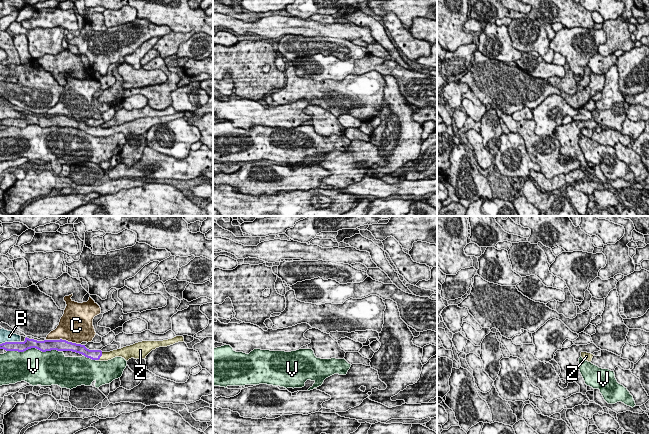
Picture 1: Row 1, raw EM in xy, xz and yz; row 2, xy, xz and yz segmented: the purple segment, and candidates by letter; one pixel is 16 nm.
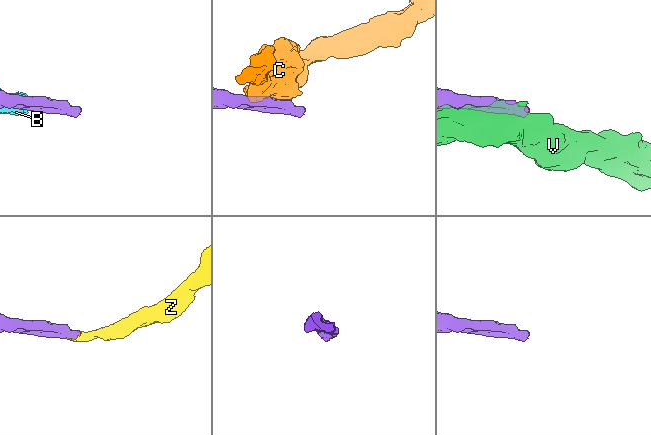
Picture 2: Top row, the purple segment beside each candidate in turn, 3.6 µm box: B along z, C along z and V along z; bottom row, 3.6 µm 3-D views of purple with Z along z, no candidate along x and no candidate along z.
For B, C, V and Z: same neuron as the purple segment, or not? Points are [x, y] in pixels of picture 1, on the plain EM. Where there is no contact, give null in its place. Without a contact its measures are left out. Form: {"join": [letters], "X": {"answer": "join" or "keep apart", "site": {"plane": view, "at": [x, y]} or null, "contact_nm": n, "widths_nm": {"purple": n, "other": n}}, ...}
{"join": ["Z"], "B": {"answer": "keep apart", "site": {"plane": "xy", "at": [10, 118]}, "contact_nm": 340, "widths_nm": {"purple": 160, "other": 190}}, "C": {"answer": "keep apart", "site": {"plane": "xy", "at": [63, 116]}, "contact_nm": 550, "widths_nm": {"purple": 190, "other": 460}}, "V": {"answer": "keep apart", "site": {"plane": "xy", "at": [32, 123]}, "contact_nm": 850, "widths_nm": {"purple": 190, "other": 440}}, "Z": {"answer": "join", "site": {"plane": "xy", "at": [101, 131]}, "contact_nm": 160, "widths_nm": {"purple": 160, "other": 140}}}

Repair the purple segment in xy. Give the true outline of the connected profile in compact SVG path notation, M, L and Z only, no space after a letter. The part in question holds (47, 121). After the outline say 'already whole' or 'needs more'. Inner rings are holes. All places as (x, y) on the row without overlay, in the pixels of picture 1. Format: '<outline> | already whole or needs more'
M176 112L172 115L163 117L142 117L121 125L110 128L102 128L101 126L89 126L85 123L85 121L68 118L62 115L37 117L26 113L24 118L2 119L0 120L0 125L18 128L24 128L31 124L36 124L42 128L51 126L72 127L96 137L108 137L115 133L122 133L128 137L131 134L145 135L152 126L155 126L159 123L167 123L178 118L184 118L184 113Z | needs more

